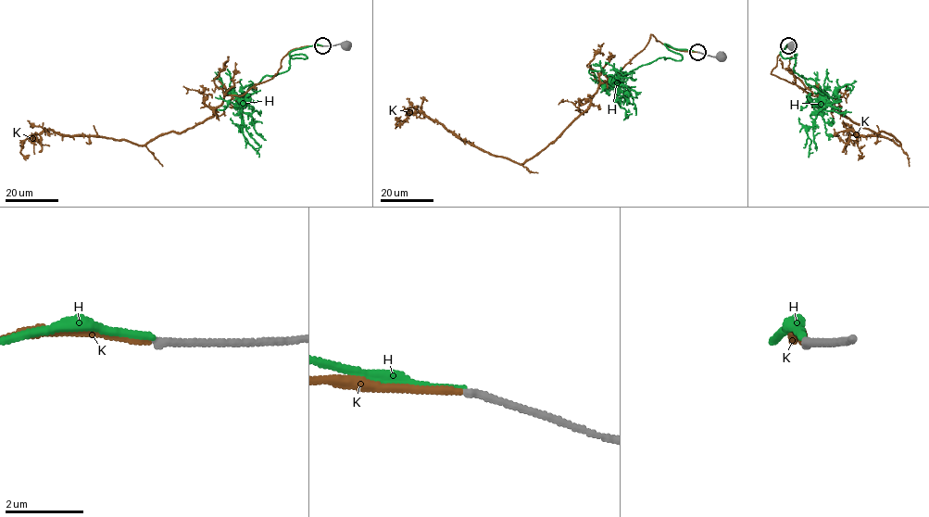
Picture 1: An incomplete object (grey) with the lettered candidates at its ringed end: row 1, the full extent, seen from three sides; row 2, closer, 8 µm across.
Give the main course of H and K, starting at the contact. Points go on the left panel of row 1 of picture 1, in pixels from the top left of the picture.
H: (321, 45), (293, 50), (293, 58), (307, 57), (293, 55), (287, 70), (240, 94), (243, 133), (259, 157)
K: (321, 45), (291, 49), (271, 78), (226, 94), (181, 132), (137, 145), (47, 130), (25, 141), (30, 155)

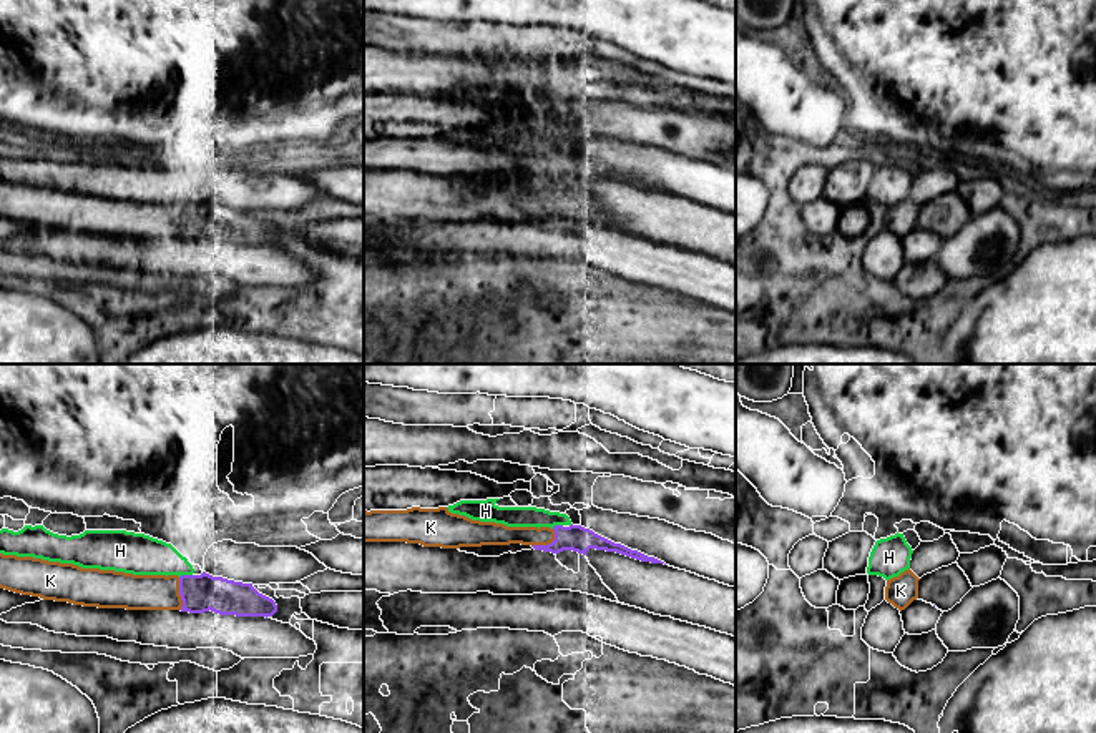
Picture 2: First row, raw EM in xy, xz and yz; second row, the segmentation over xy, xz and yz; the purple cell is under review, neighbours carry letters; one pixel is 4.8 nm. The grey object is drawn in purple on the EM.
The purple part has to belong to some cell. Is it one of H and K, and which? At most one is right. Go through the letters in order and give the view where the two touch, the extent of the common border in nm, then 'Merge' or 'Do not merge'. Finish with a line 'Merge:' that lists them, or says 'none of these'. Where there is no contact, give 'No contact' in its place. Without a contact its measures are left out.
H: Touches purple in xy. Shared border 70 nm. Do not merge
K: Touches purple in xy. Shared border 160 nm. Merge
Merge: K

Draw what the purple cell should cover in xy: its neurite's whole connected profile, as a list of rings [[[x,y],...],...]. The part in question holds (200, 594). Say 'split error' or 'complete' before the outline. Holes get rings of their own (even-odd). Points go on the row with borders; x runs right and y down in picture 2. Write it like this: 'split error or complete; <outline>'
split error; [[[0,553],[0,588],[83,607],[272,617],[277,605],[252,583],[201,575],[133,575]]]

